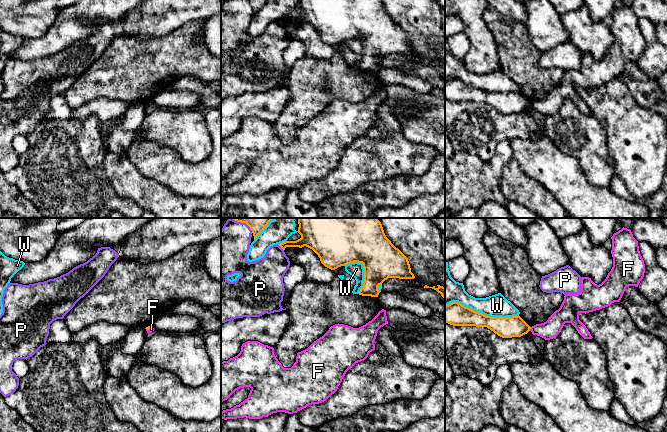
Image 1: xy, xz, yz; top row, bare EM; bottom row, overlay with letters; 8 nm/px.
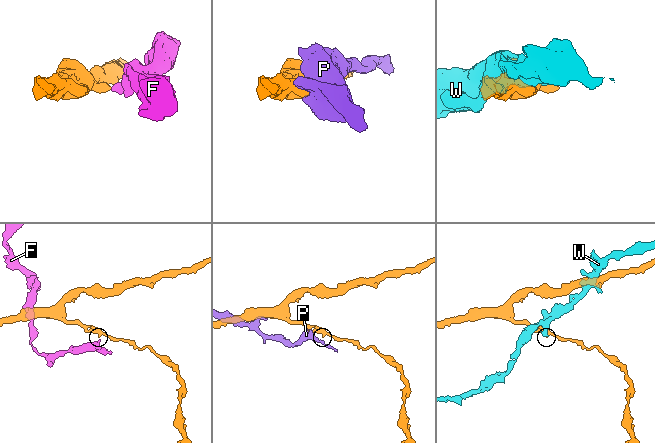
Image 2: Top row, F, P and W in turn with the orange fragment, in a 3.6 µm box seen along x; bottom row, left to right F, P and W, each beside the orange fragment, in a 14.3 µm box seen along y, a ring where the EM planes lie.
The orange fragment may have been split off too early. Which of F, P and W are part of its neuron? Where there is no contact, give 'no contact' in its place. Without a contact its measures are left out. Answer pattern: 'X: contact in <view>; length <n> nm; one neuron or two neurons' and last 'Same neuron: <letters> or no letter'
F: contact in yz; length 40 nm; two neurons
P: contact in xz; length 220 nm; two neurons
W: contact in yz; length 600 nm; two neurons
Same neuron: no letter

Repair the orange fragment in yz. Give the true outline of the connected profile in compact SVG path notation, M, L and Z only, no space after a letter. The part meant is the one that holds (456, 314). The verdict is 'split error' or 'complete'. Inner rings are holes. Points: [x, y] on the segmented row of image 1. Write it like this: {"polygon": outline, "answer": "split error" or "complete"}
{"polygon": "M452 302L445 306L445 322L453 326L487 327L502 338L521 337L531 327L518 315L513 317L491 317Z", "answer": "complete"}

